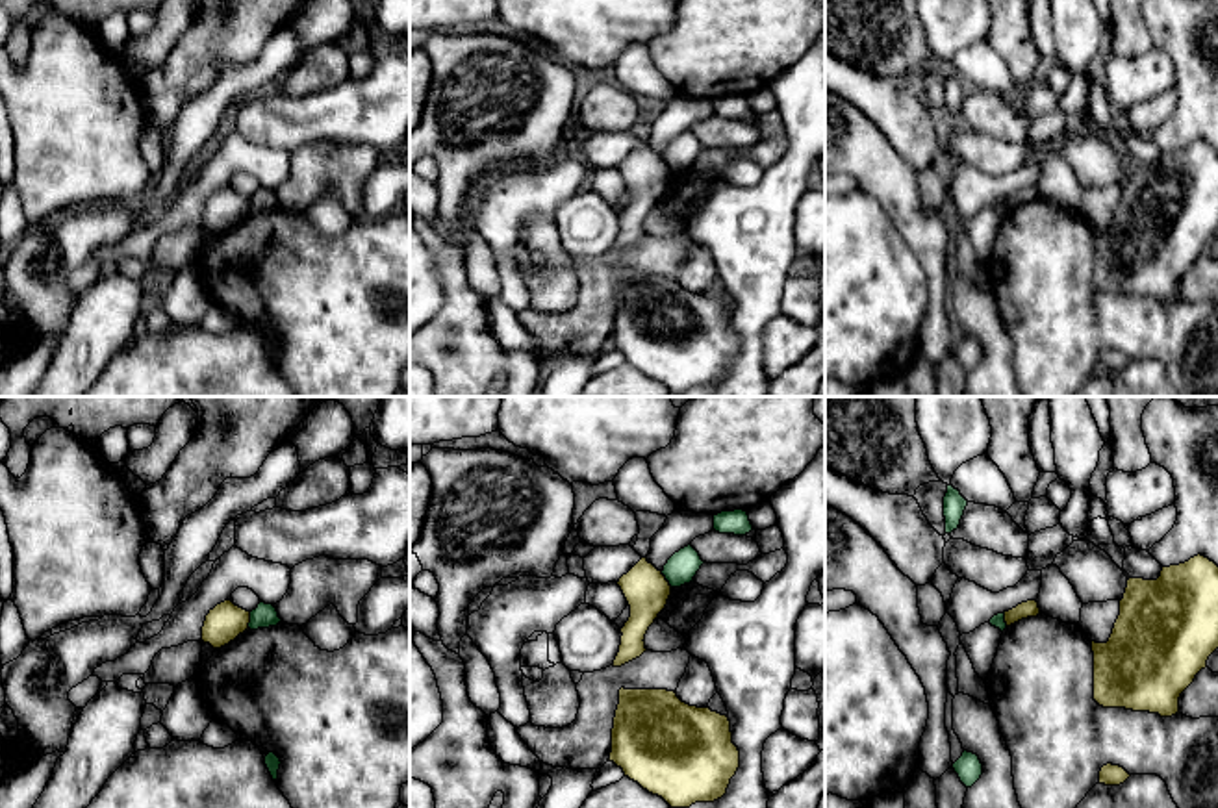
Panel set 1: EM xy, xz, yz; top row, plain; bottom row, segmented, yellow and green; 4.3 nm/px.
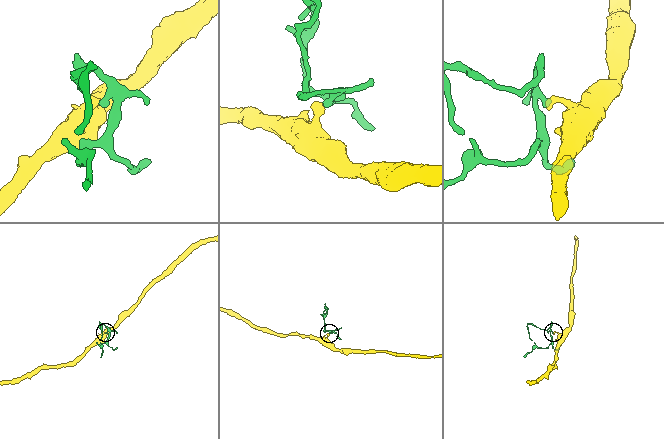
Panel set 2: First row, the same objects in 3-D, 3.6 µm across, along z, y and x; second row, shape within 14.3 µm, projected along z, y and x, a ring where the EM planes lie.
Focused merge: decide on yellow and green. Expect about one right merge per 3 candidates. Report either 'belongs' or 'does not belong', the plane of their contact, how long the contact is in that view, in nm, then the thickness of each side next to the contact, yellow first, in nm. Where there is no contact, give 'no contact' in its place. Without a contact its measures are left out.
does not belong; meets yellow in xy; contact 70 nm long; 160 nm thick on the yellow side, 100 nm on the other

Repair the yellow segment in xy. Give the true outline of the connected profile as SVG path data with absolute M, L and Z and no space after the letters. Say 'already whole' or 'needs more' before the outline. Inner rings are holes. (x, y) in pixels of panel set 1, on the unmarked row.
already whole; M232 185L217 189L206 200L202 226L221 234L248 215L250 196L235 191Z

